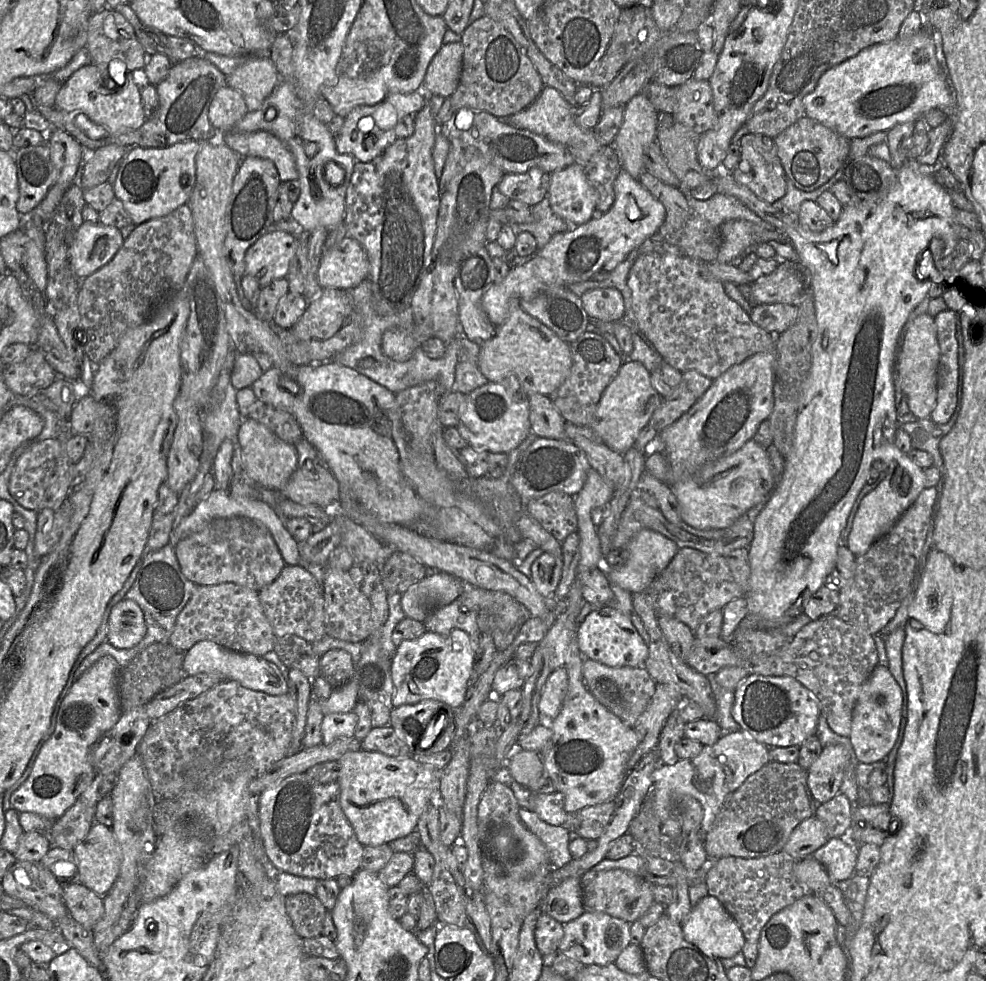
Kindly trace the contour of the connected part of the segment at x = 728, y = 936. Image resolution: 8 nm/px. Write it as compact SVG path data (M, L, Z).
M710 895L704 897L691 909L682 923L682 932L687 942L696 946L710 958L731 958L742 951L746 943L743 932L736 920L717 898Z

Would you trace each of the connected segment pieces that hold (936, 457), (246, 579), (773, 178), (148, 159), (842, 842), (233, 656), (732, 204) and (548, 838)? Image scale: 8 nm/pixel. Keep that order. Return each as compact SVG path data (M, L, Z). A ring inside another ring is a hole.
M961 391L959 410L954 411L947 423L935 423L929 416L927 418L918 419L915 422L903 423L901 425L901 427L911 437L912 448L923 450L929 453L933 459L933 466L937 467L942 474L944 470L944 462L940 452L939 443L954 426L962 408L962 402L963 391Z
M240 516L214 518L200 531L178 541L175 553L184 576L198 585L231 582L258 592L273 582L287 565L269 530Z
M748 133L741 138L739 144L741 159L732 171L736 181L768 203L781 199L787 191L787 177L774 138Z
M190 140L165 148L133 147L120 161L113 190L129 213L133 224L160 218L187 204L196 182L196 155L200 141ZM184 175L189 176L188 185L182 185Z
M830 838L811 856L827 870L833 883L839 883L854 875L858 855L856 843L847 838Z
M209 640L199 641L185 652L183 669L186 675L218 673L225 680L237 681L243 687L269 695L288 694L287 681L275 664L265 660L262 656L229 650Z
M680 186L678 188L688 204L715 228L719 228L725 221L742 219L753 222L764 229L777 230L734 197L717 192L709 199L697 200L690 194L691 189Z
M524 807L519 808L518 814L525 826L546 846L552 868L561 868L573 859L568 847L571 833L564 825L548 824L537 813Z

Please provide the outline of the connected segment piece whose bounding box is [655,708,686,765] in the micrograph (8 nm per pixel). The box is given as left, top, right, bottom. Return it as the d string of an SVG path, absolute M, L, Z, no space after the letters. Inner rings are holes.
M678 708L667 718L655 748L662 764L674 765L679 761L674 747L684 737L685 725Z

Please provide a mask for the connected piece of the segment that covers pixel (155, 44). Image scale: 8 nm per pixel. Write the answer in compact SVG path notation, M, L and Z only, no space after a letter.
M119 4L113 10L123 15L132 25L135 35L146 54L153 55L159 53L165 55L172 64L179 62L173 57L173 51L167 39L168 36L144 24L129 4Z

